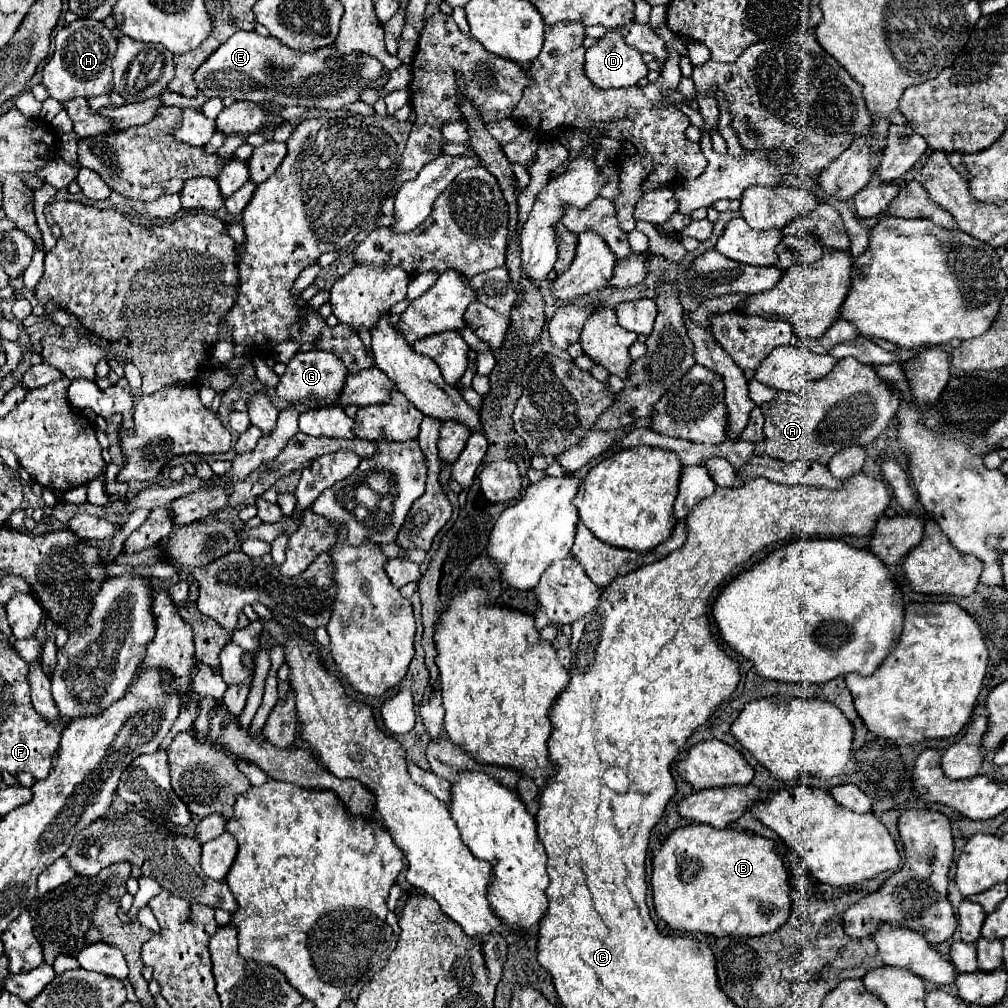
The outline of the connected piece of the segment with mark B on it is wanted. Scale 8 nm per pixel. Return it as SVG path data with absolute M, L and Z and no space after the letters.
M693 823L675 829L651 859L653 865L653 903L655 913L671 929L699 935L765 935L779 929L790 915L789 874L775 855L771 839L735 829L717 829Z

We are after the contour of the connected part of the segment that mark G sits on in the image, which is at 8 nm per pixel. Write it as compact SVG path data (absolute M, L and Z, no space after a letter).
M317 349L307 351L307 353L297 353L287 363L287 371L277 385L277 397L283 399L287 405L295 405L295 403L305 403L309 407L333 405L339 401L339 397L343 393L347 375L349 375L349 371L345 369L343 361L335 353L317 351Z

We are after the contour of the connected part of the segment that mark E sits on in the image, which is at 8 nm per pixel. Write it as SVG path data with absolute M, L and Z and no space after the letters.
M239 31L199 67L195 81L209 99L231 95L233 99L247 99L259 105L301 105L319 111L337 111L359 101L361 91L377 83L383 73L383 63L363 53L335 57L333 47L303 53L285 47L271 35L263 37L255 31Z

